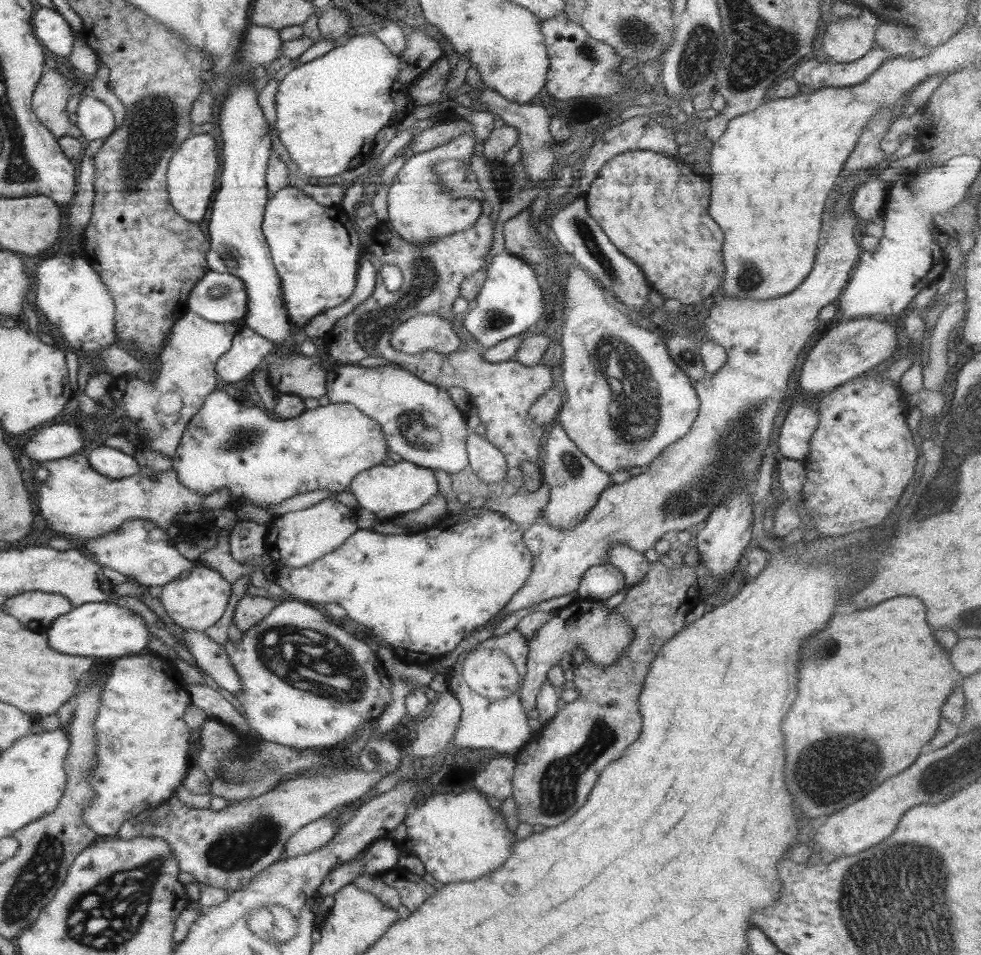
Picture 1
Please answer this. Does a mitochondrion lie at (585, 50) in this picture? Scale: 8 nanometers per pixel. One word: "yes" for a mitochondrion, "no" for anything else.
yes

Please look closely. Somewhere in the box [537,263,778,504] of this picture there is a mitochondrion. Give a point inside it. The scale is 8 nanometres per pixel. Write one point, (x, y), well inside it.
(635, 404)

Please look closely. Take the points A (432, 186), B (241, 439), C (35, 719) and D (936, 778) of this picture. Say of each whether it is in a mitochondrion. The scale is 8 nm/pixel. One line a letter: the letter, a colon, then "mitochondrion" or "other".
A: other
B: mitochondrion
C: other
D: mitochondrion

